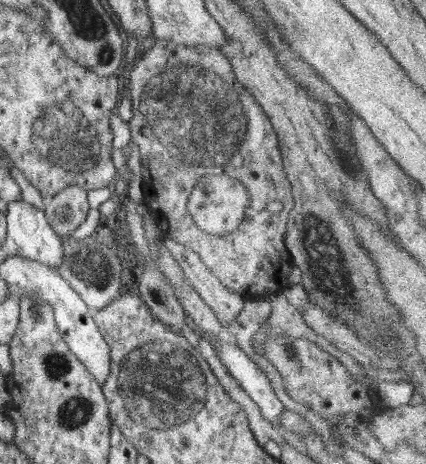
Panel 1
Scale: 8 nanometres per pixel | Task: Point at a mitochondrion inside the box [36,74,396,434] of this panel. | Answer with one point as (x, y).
(330, 274)

